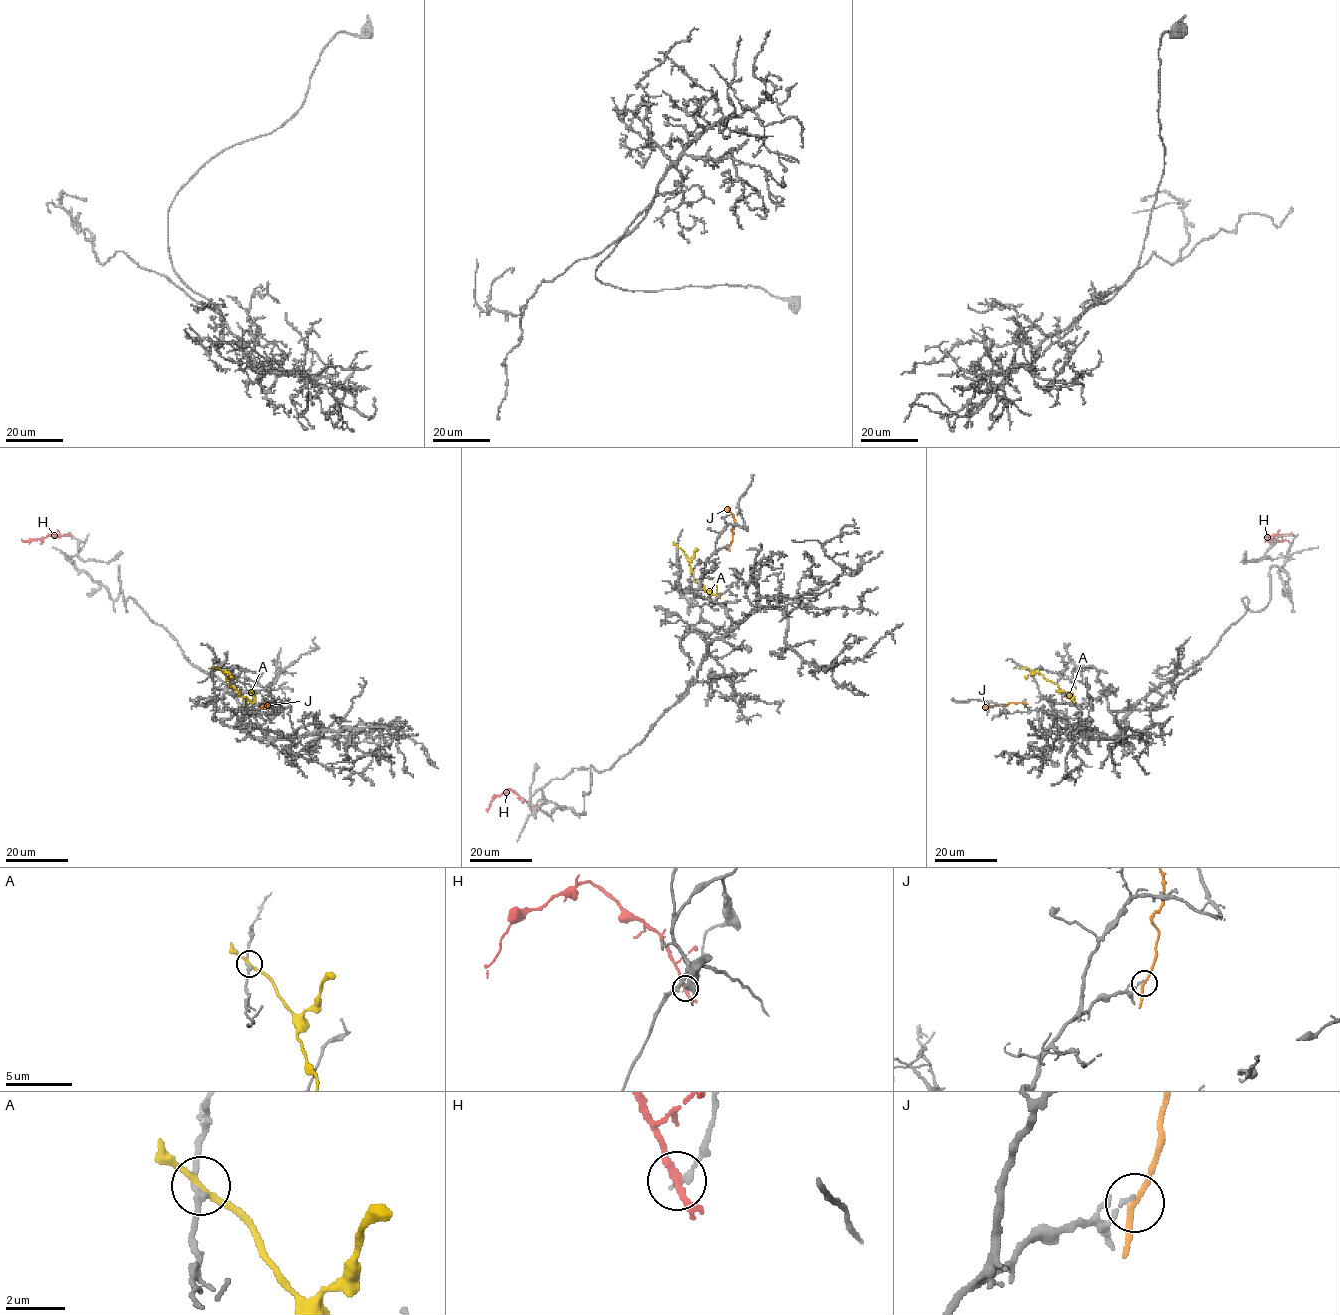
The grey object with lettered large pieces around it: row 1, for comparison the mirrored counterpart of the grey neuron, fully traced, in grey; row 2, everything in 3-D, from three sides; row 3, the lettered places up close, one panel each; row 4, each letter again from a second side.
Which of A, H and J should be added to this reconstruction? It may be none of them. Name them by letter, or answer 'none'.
none

